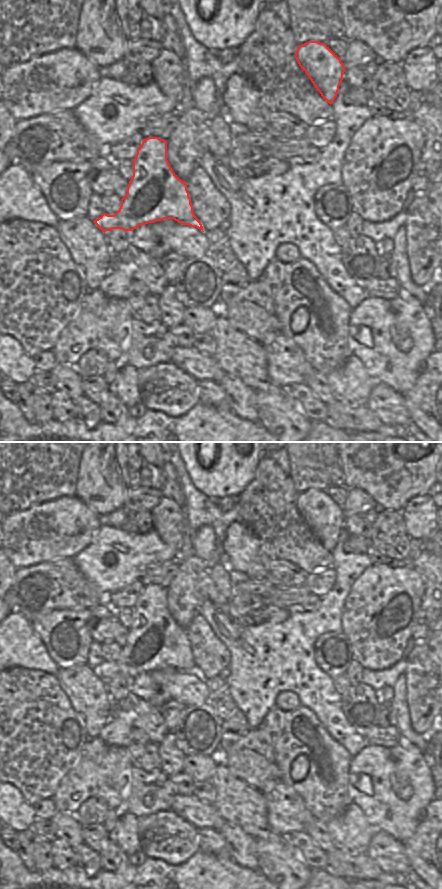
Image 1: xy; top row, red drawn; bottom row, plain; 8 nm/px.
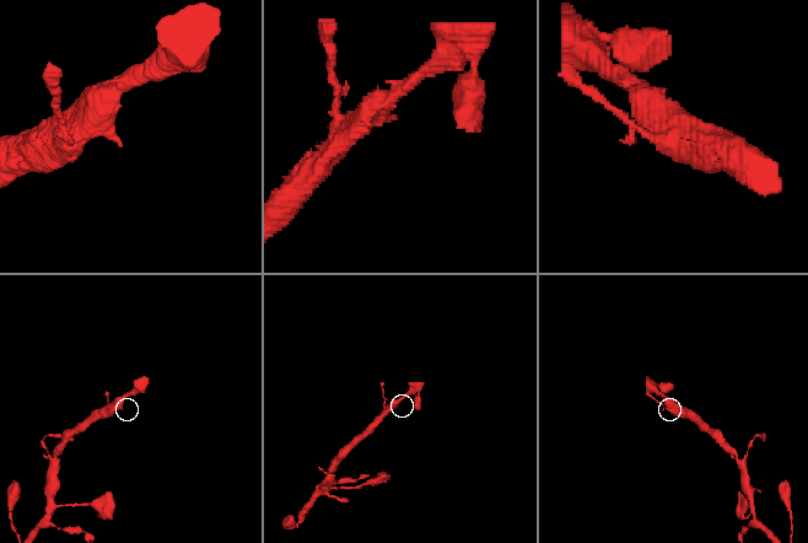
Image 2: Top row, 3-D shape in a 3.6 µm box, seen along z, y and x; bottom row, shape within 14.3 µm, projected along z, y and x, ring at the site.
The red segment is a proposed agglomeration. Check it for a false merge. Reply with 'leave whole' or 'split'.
leave whole

